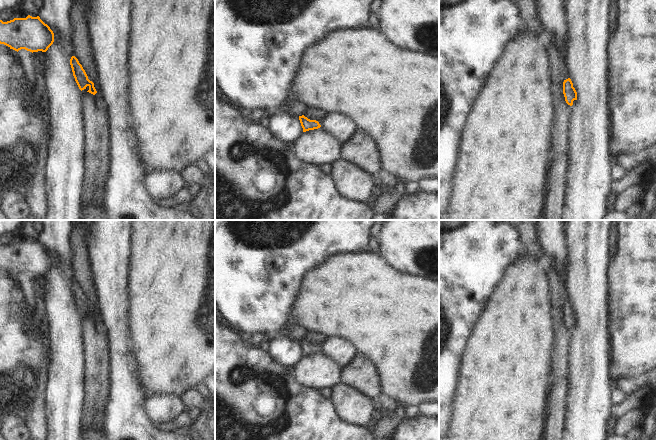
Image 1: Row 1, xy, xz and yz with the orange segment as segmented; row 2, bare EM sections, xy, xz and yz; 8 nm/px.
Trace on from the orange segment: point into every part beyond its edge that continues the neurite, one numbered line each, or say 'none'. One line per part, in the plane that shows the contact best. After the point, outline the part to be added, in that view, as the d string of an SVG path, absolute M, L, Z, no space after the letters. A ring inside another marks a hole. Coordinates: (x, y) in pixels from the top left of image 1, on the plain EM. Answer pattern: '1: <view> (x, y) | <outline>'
none

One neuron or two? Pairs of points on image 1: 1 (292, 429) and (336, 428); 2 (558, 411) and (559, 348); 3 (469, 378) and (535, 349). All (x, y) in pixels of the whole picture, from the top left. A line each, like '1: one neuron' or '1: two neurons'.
1: one neuron
2: one neuron
3: one neuron

